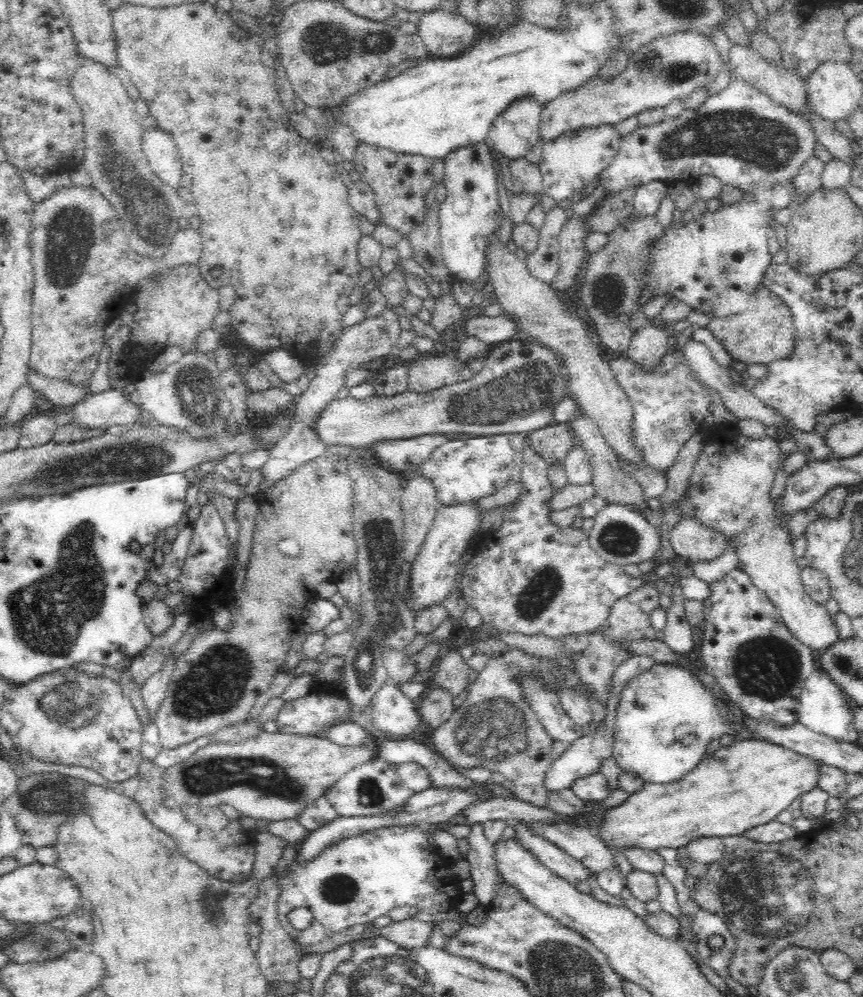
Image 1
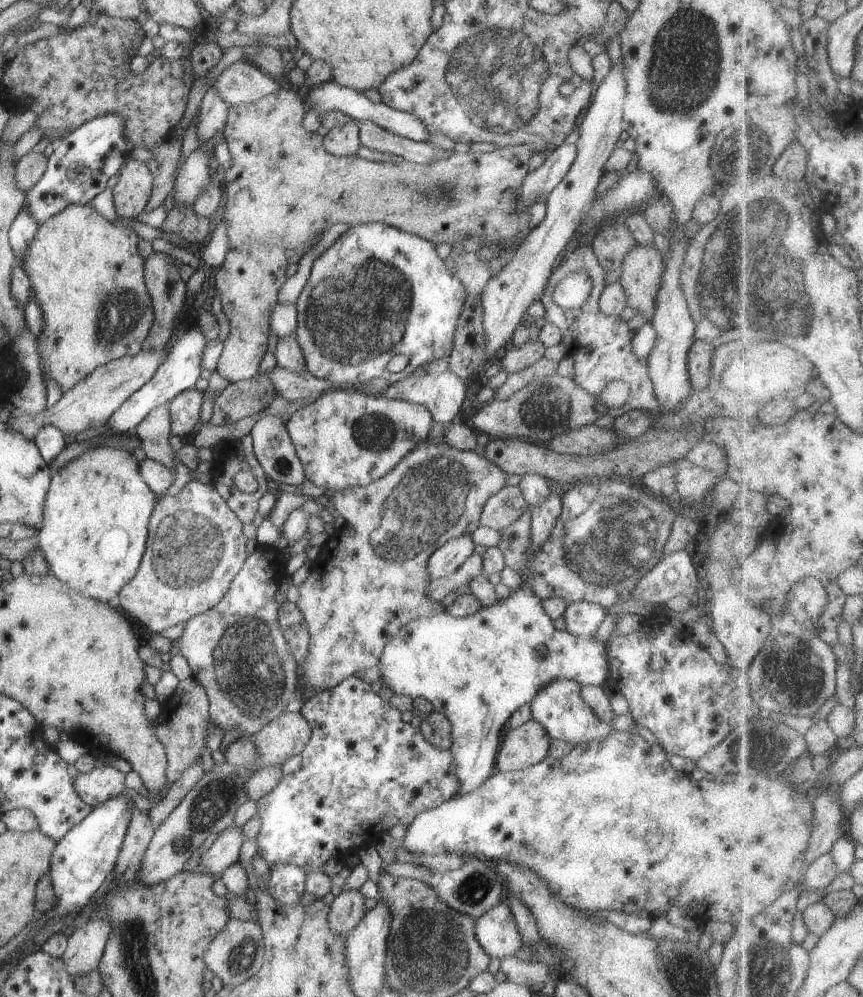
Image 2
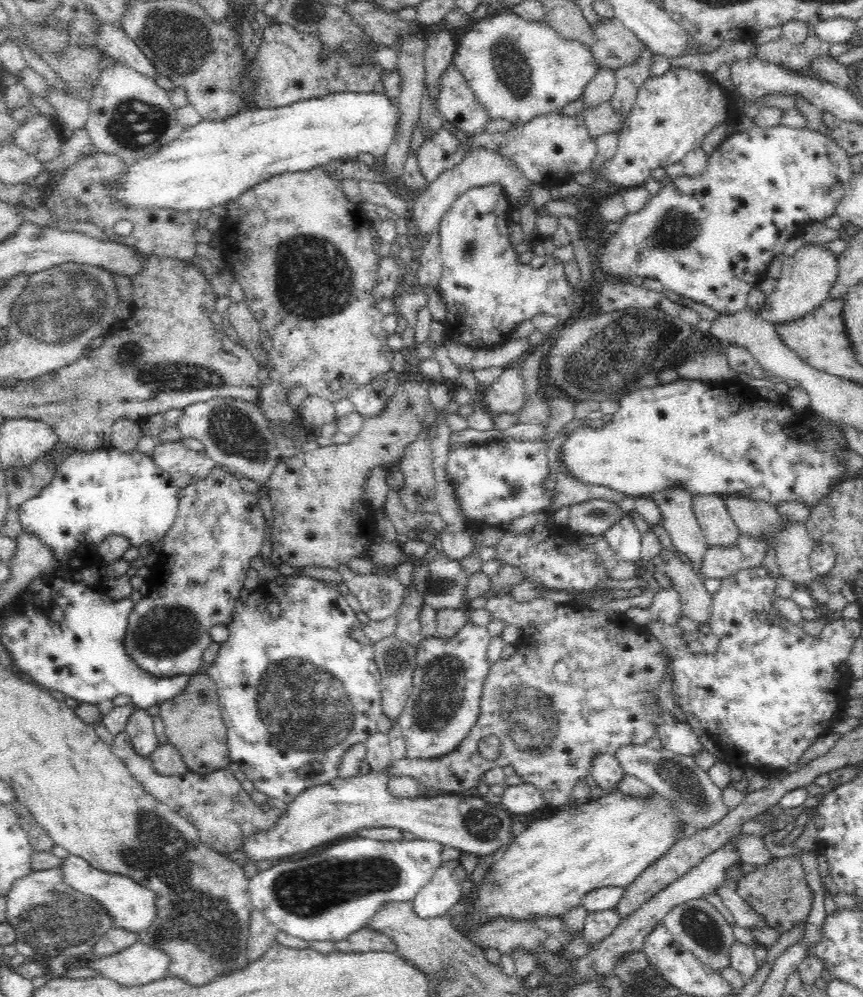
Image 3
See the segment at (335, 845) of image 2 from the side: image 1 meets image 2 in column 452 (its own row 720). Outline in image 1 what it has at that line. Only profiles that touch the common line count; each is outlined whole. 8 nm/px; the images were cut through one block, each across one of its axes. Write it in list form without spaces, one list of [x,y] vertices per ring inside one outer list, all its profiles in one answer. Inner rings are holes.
[[[732,569],[717,582],[711,583],[709,599],[712,608],[706,611],[708,623],[705,637],[698,645],[701,666],[722,685],[732,702],[749,718],[759,722],[774,722],[783,728],[794,726],[798,722],[797,704],[802,688],[814,668],[818,667],[817,653],[790,633],[770,598],[754,587],[750,575],[741,570]]]

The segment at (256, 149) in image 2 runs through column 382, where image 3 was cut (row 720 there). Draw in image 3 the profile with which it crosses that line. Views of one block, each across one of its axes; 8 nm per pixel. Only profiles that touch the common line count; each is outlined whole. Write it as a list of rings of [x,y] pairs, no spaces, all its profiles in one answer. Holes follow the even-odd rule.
[[[194,673],[182,694],[160,703],[157,707],[158,715],[165,725],[167,741],[178,749],[188,765],[188,770],[205,775],[224,769],[230,764],[227,727],[223,720],[216,683],[208,673]]]

